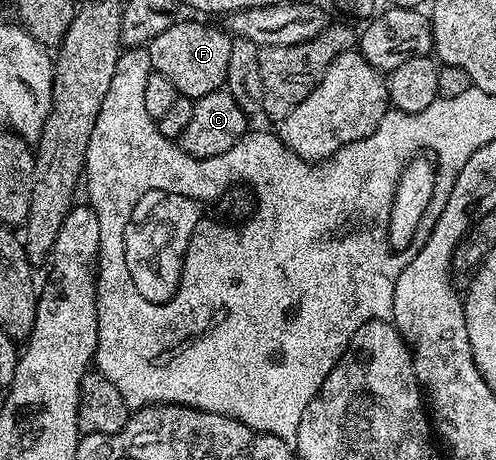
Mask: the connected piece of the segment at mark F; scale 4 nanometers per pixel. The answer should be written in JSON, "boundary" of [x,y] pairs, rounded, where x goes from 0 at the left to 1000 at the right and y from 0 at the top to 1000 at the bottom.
{"boundary":[[[373,39],[347,52],[343,65],[327,65],[319,83],[294,98],[294,130],[304,154],[343,170],[357,202],[383,211],[391,222],[415,204],[446,198],[456,183],[456,143],[464,143],[470,80],[450,59],[444,61]]]}

